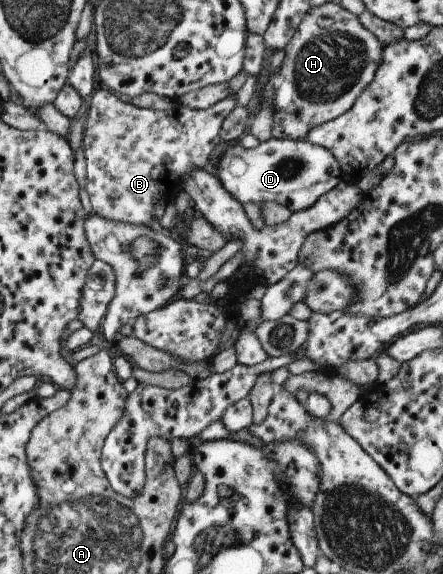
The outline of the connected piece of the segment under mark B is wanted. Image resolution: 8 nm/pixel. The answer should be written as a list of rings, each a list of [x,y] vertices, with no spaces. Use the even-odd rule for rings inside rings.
[[[103,86],[92,93],[87,111],[85,128],[80,147],[84,153],[85,189],[91,206],[91,212],[104,220],[128,222],[154,227],[154,206],[158,200],[173,202],[176,194],[182,190],[184,178],[194,168],[204,168],[210,152],[220,144],[218,132],[222,120],[236,106],[232,97],[226,97],[208,108],[192,110],[171,101],[166,110],[152,110],[135,107],[125,97],[119,97]]]

